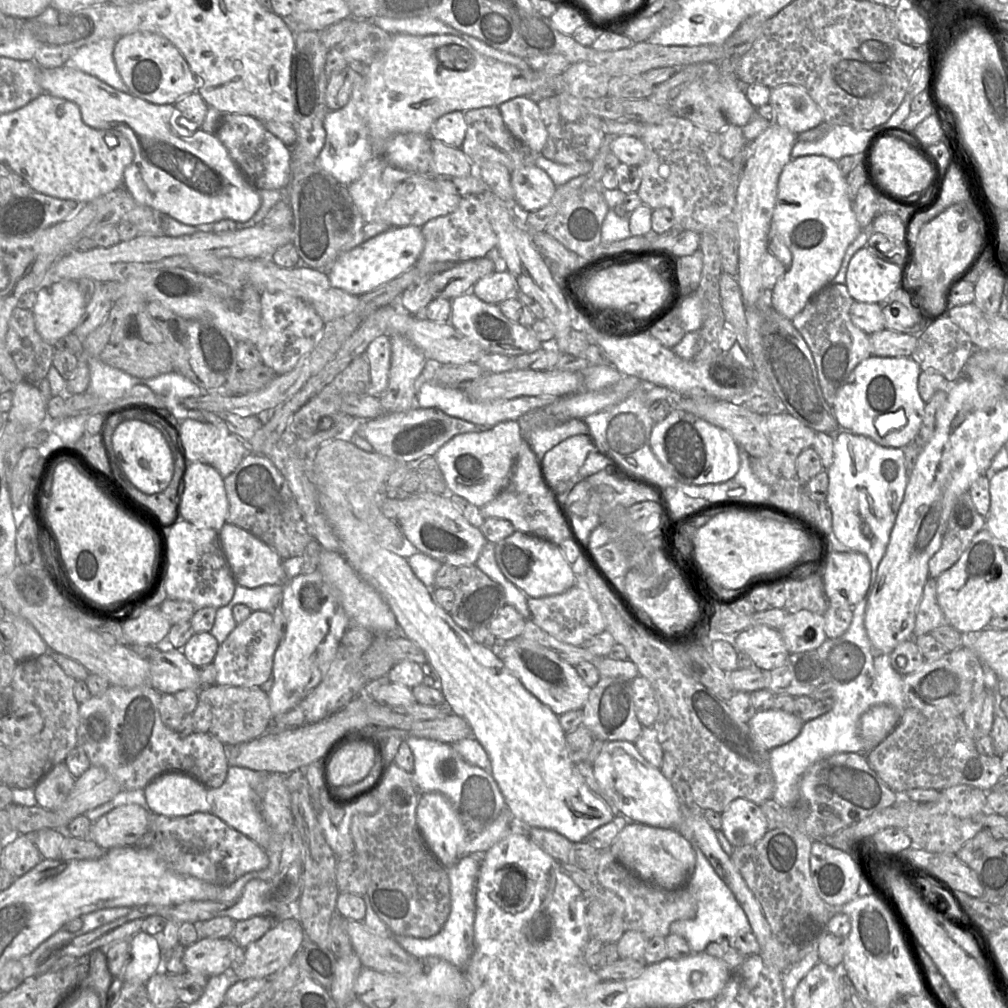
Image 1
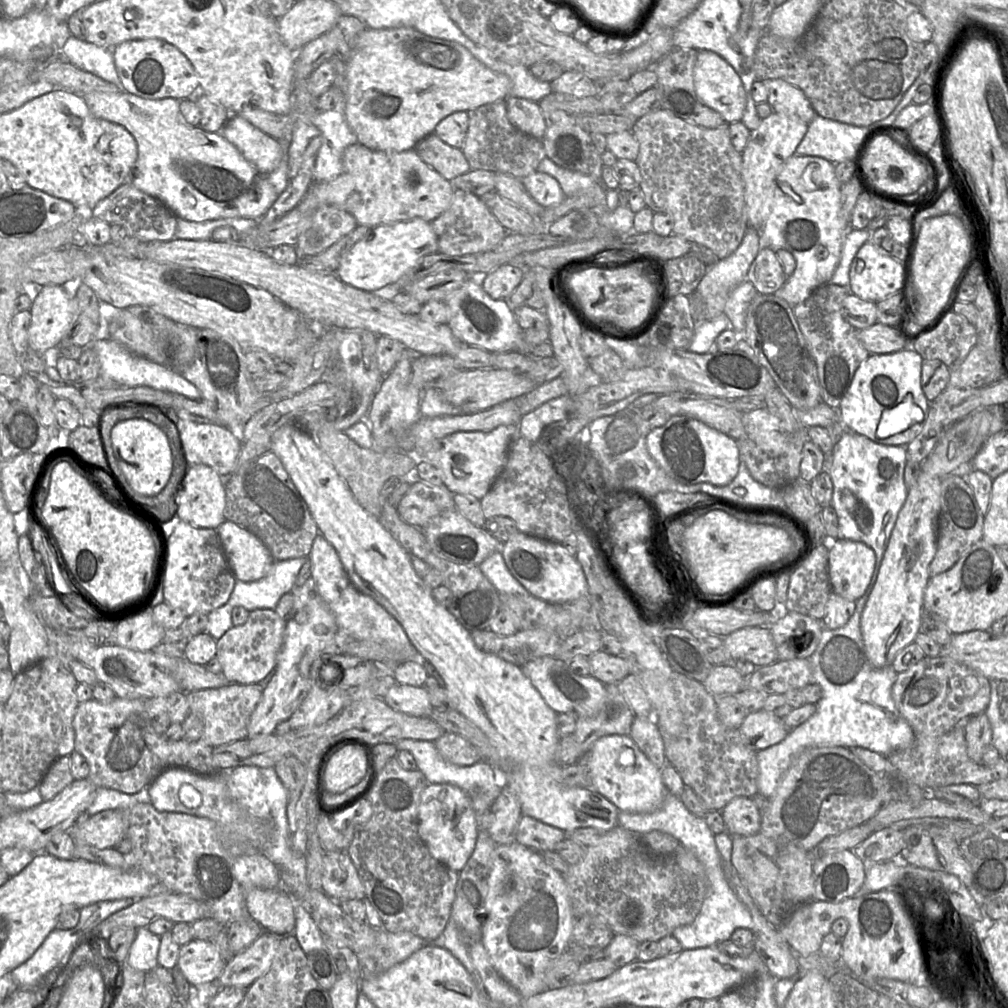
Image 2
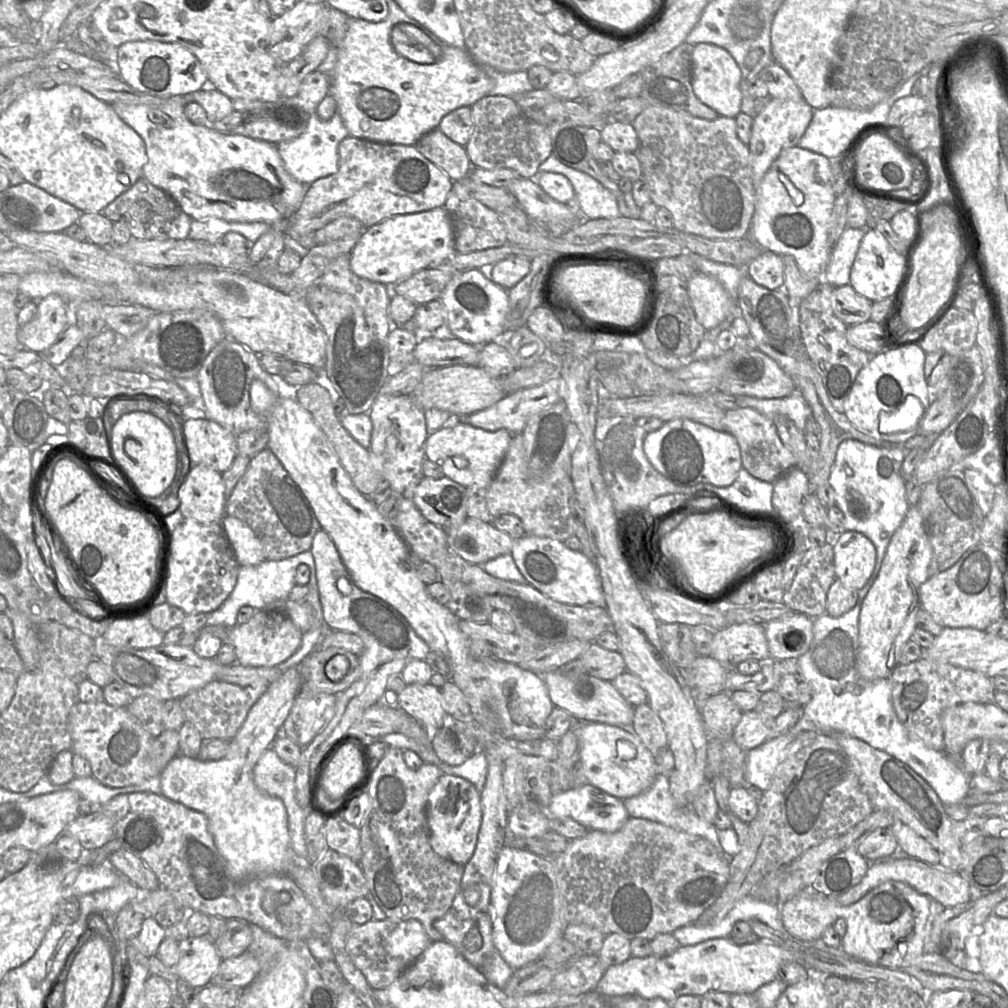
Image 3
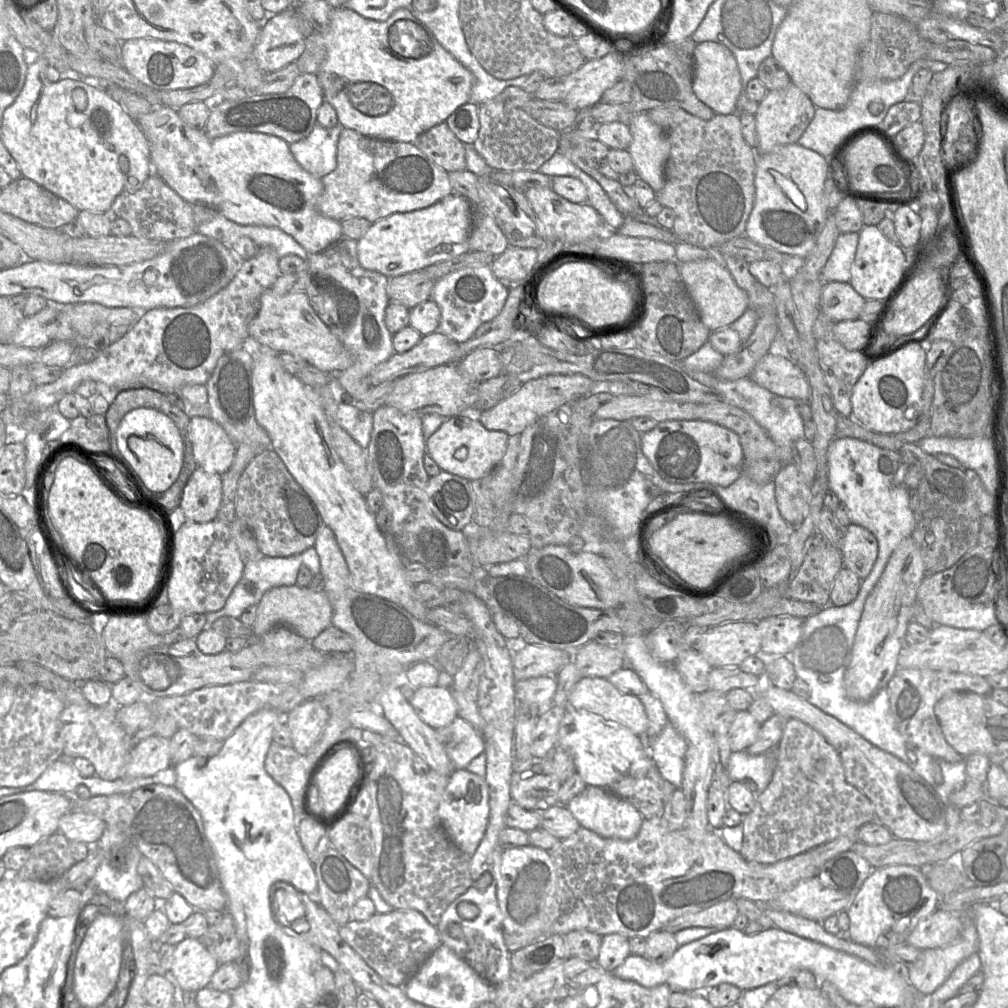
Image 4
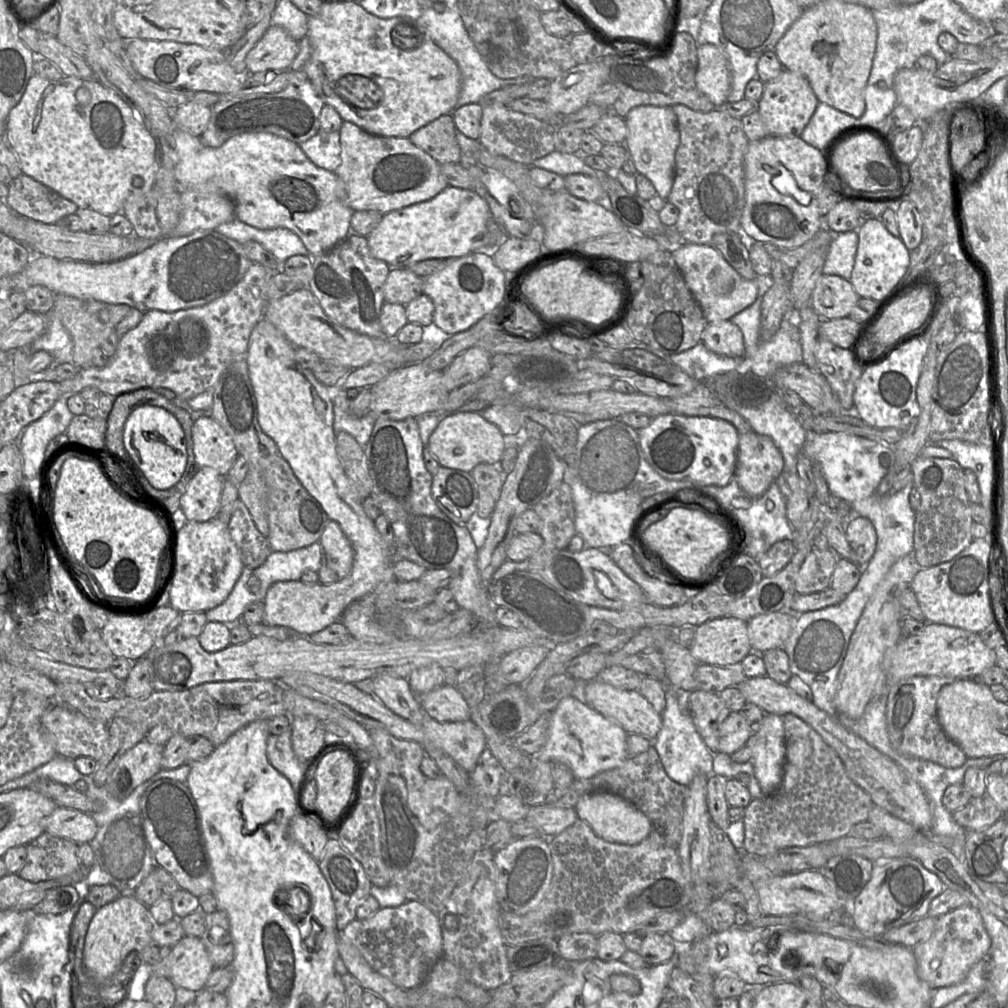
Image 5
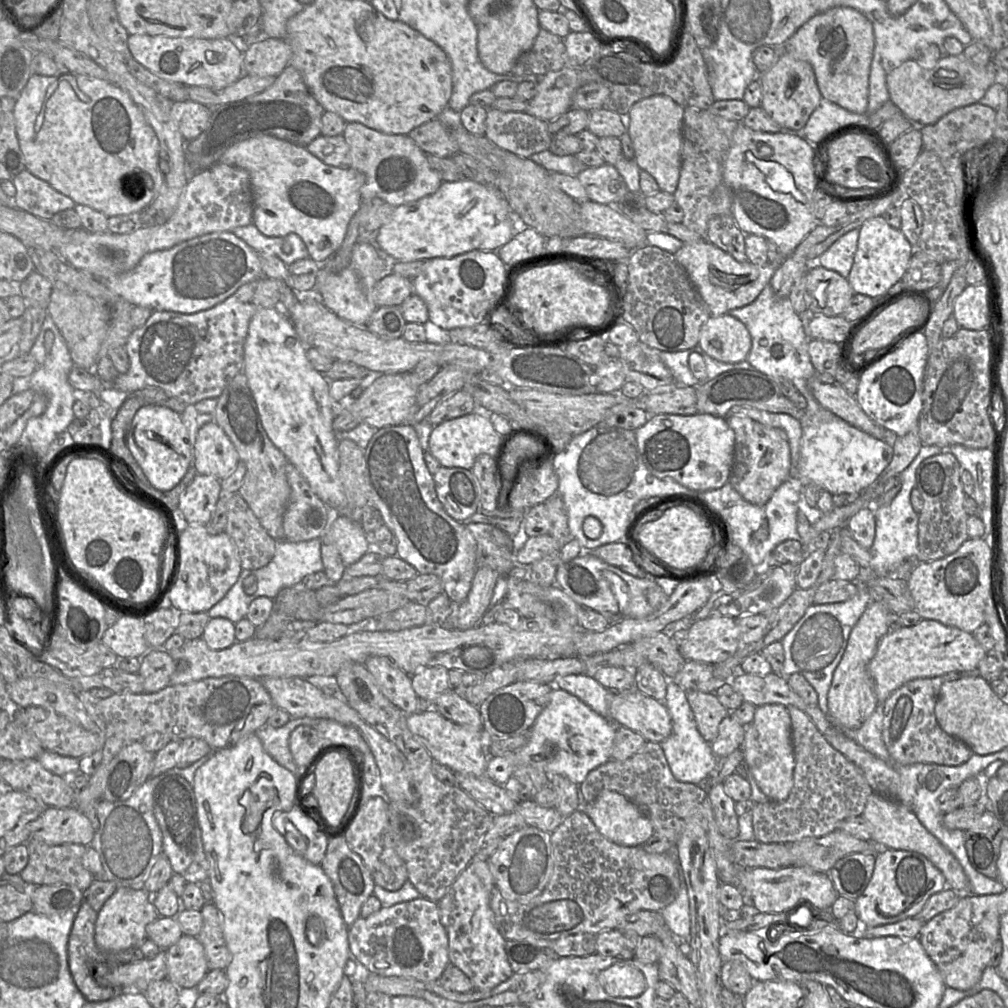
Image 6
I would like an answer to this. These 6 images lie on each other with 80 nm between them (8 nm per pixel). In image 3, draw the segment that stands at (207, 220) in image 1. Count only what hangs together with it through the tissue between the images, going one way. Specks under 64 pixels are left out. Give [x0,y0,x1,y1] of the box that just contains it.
[110,95,309,225]

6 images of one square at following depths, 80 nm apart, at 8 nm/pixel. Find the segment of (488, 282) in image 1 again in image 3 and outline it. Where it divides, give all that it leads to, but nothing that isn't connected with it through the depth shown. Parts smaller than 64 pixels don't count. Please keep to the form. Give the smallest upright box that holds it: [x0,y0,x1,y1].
[479,257,531,290]

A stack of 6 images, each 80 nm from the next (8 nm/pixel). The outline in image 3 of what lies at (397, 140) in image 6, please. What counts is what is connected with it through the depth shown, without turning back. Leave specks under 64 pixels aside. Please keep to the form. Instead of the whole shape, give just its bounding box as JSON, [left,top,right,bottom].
[287,135,453,241]

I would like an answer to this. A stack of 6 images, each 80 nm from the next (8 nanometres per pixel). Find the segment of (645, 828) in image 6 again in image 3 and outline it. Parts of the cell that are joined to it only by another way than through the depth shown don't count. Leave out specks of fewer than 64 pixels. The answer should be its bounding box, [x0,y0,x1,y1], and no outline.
[545,783,628,831]

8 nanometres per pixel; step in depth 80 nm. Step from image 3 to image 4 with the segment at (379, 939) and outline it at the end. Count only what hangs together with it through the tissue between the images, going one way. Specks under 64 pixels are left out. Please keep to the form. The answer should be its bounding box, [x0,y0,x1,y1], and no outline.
[340,909,442,986]

